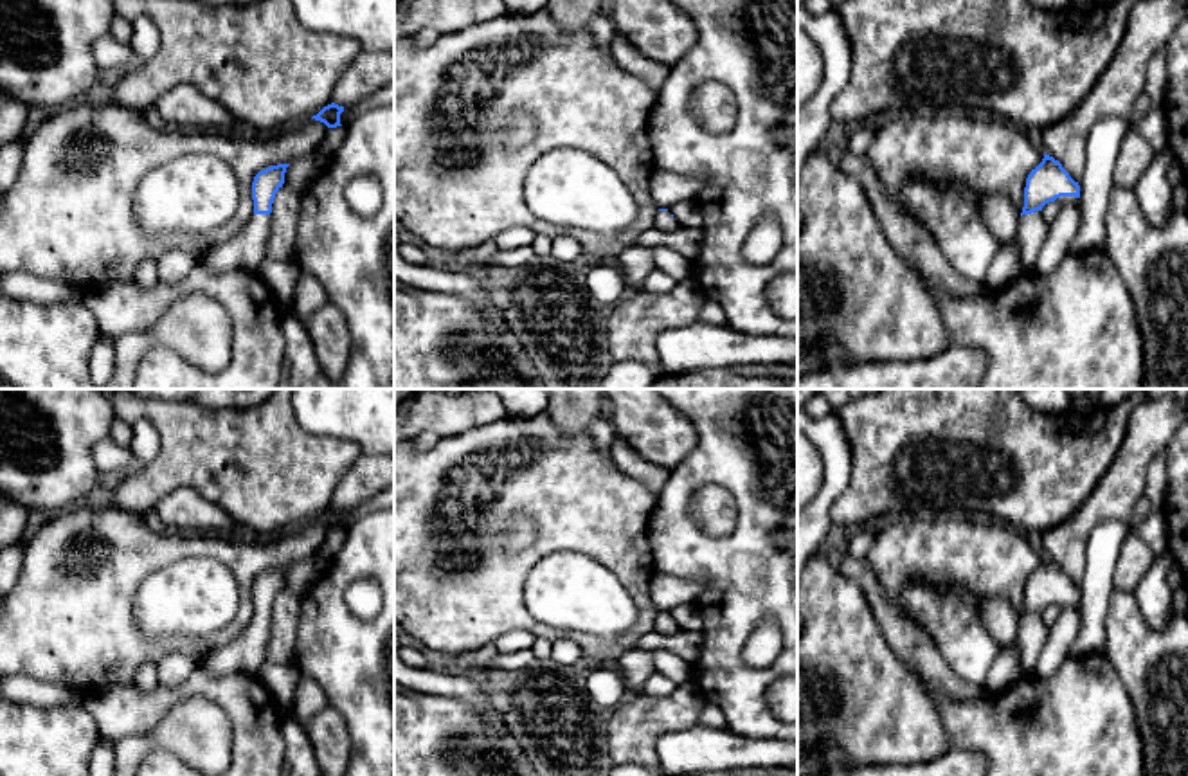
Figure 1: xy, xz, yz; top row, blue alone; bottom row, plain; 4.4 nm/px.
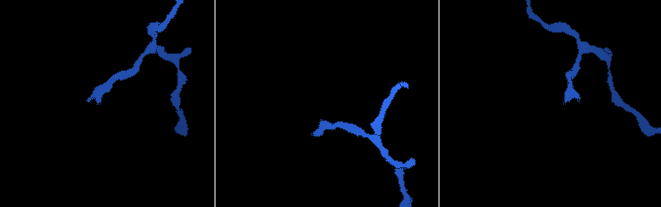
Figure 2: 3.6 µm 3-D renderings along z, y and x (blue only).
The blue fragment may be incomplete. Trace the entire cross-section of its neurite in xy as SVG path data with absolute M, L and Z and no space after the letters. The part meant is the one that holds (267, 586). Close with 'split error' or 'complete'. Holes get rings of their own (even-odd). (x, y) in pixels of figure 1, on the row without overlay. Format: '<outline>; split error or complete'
M277 567L259 574L252 585L254 618L248 627L229 645L214 650L202 668L209 675L250 673L257 675L265 661L270 636L270 616L275 596L284 587L290 567Z; split error

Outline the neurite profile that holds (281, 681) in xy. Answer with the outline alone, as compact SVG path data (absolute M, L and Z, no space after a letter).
M263 661L257 670L257 679L283 711L292 706L301 677L302 673L295 664L274 664Z

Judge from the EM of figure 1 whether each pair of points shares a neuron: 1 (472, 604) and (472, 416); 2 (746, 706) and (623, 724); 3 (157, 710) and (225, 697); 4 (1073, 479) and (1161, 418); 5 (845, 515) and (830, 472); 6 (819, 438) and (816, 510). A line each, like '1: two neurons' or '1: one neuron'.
1: two neurons
2: two neurons
3: one neuron
4: two neurons
5: two neurons
6: one neuron

